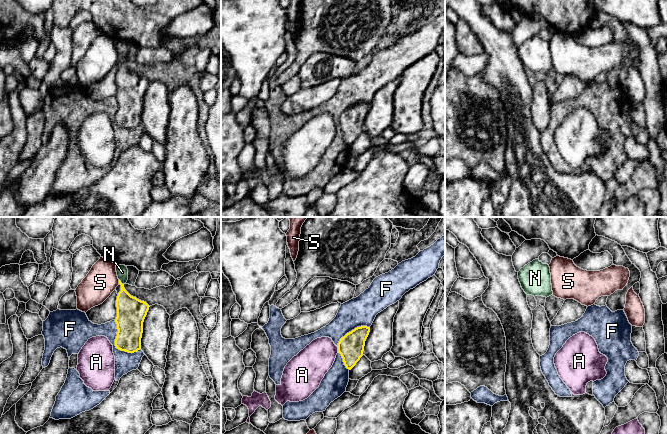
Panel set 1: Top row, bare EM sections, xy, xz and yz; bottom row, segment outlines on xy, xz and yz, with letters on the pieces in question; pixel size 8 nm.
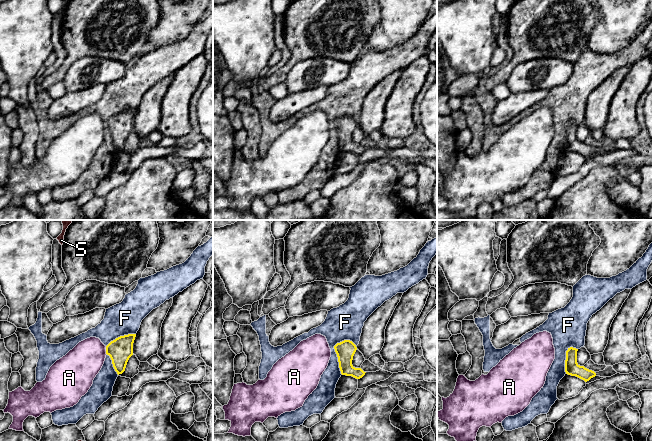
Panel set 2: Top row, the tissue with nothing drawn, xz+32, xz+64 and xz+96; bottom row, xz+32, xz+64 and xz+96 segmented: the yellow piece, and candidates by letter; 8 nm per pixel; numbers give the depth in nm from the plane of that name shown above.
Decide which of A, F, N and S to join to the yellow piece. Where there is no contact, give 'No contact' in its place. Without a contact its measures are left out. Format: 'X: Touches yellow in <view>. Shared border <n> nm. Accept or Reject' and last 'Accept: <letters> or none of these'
A: Touches yellow in xz. Shared border 40 nm. Reject
F: Touches yellow in xy. Shared border 320 nm. Reject
N: Touches yellow in xy. Shared border 60 nm. Reject
S: Touches yellow in xy. Shared border 30 nm. Reject
Accept: none of these

